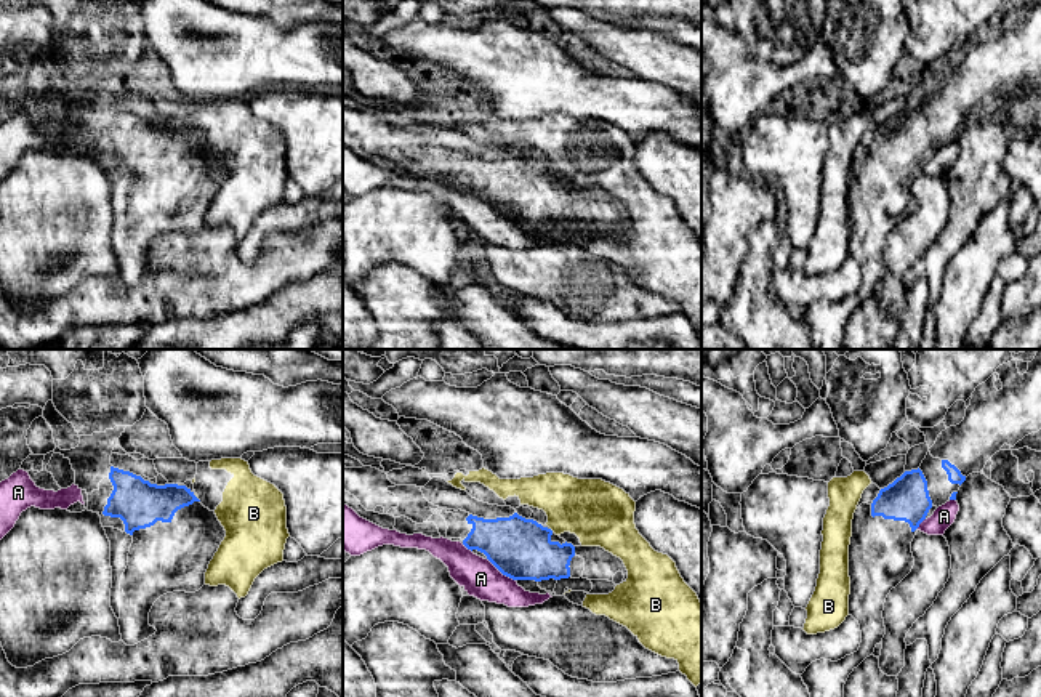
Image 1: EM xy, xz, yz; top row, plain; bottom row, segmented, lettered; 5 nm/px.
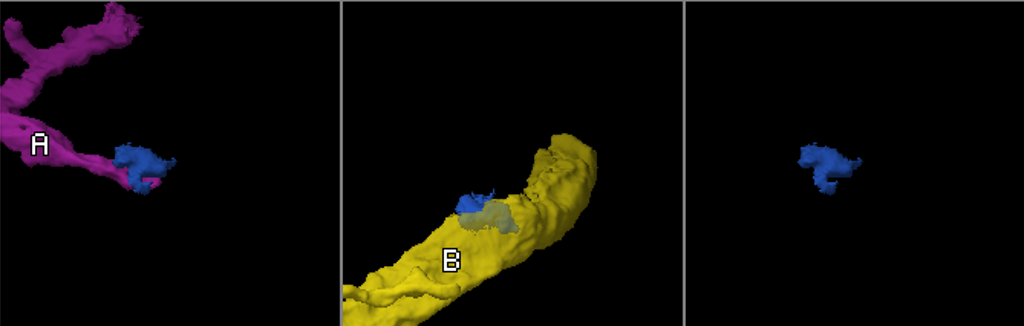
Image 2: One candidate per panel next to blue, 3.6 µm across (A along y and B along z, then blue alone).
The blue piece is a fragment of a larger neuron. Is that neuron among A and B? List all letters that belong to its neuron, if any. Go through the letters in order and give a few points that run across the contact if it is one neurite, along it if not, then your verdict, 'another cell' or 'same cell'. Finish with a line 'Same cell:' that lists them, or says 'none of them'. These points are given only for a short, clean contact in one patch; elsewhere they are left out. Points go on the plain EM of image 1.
A: another cell
B: xy (194, 136), (197, 140) | another cell
Same cell: none of them

